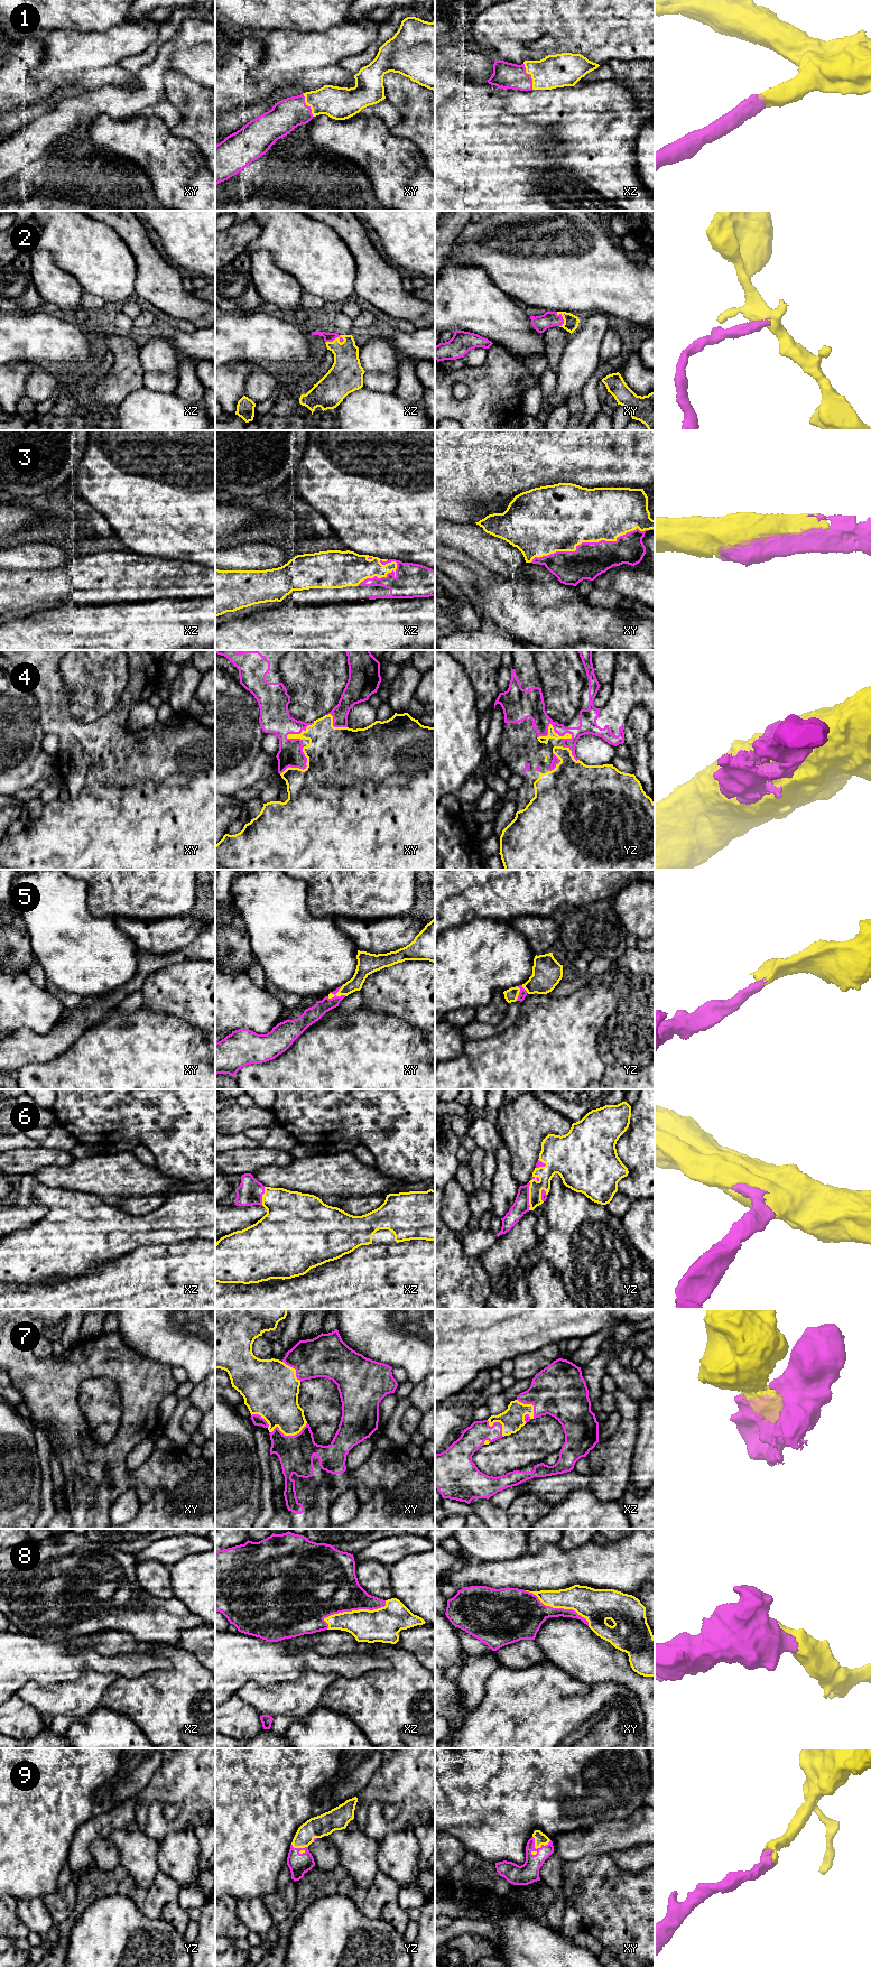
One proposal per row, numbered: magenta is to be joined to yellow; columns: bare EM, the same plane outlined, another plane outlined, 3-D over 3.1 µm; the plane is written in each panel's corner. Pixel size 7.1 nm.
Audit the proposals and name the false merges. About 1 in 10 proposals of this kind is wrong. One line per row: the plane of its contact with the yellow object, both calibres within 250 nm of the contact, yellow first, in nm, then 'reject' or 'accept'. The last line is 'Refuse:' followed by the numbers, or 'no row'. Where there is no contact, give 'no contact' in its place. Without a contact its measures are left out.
1: xz | 240/190 nm | accept
2: xz | 220/60 nm | accept
3: xy | 460/260 nm | accept
4: yz | 60/200 nm | accept
5: xy | 100/110 nm | accept
6: yz | 110/120 nm | accept
7: xy | 300/260 nm | accept
8: xz | 240/420 nm | accept
9: xy | 90/150 nm | accept
Refuse: no row

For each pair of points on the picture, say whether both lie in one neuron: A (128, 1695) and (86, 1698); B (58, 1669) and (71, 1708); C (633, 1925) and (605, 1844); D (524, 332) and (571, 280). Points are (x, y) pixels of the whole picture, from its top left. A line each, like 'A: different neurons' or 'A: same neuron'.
A: different neurons
B: different neurons
C: different neurons
D: different neurons

